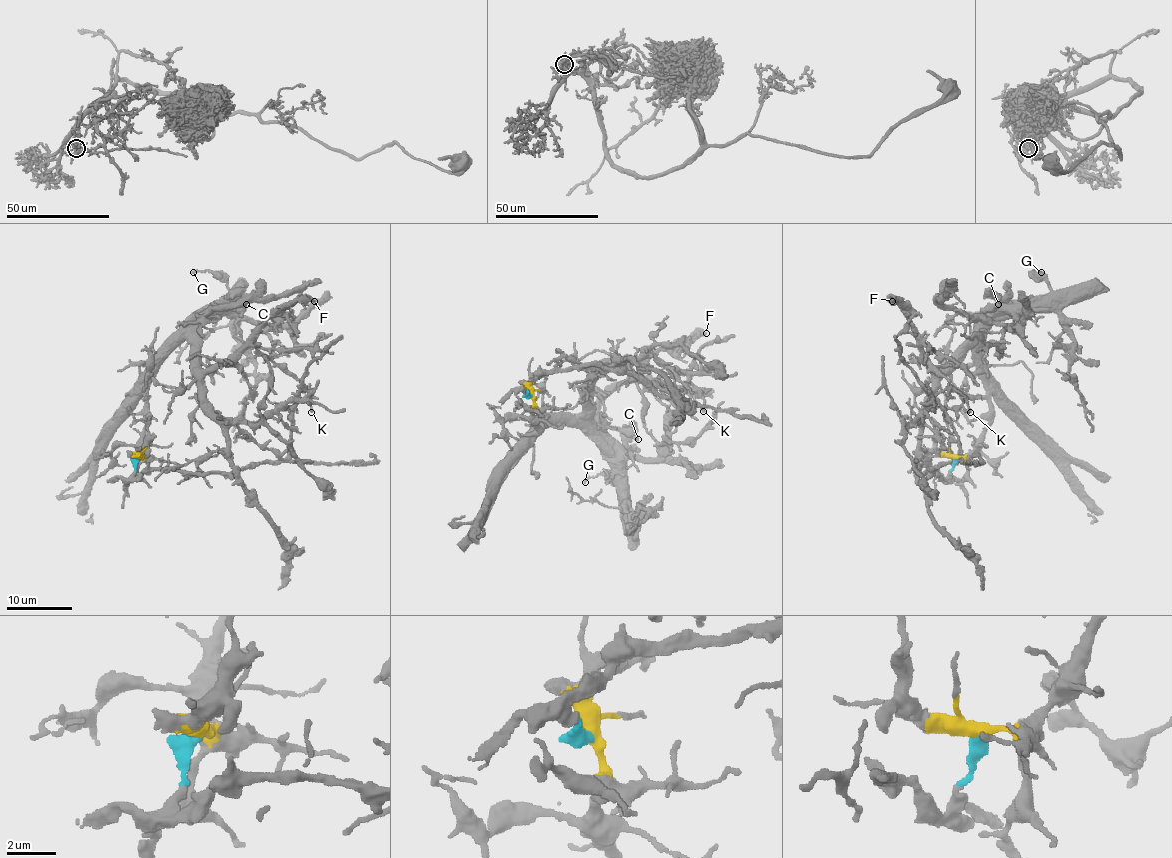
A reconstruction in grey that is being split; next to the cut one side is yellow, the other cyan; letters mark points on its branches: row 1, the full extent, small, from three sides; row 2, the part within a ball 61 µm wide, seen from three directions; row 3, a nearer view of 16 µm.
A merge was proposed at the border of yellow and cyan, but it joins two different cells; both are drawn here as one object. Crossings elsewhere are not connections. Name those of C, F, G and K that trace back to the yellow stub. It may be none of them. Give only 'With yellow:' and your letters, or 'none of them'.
With yellow: C, F, G, K

